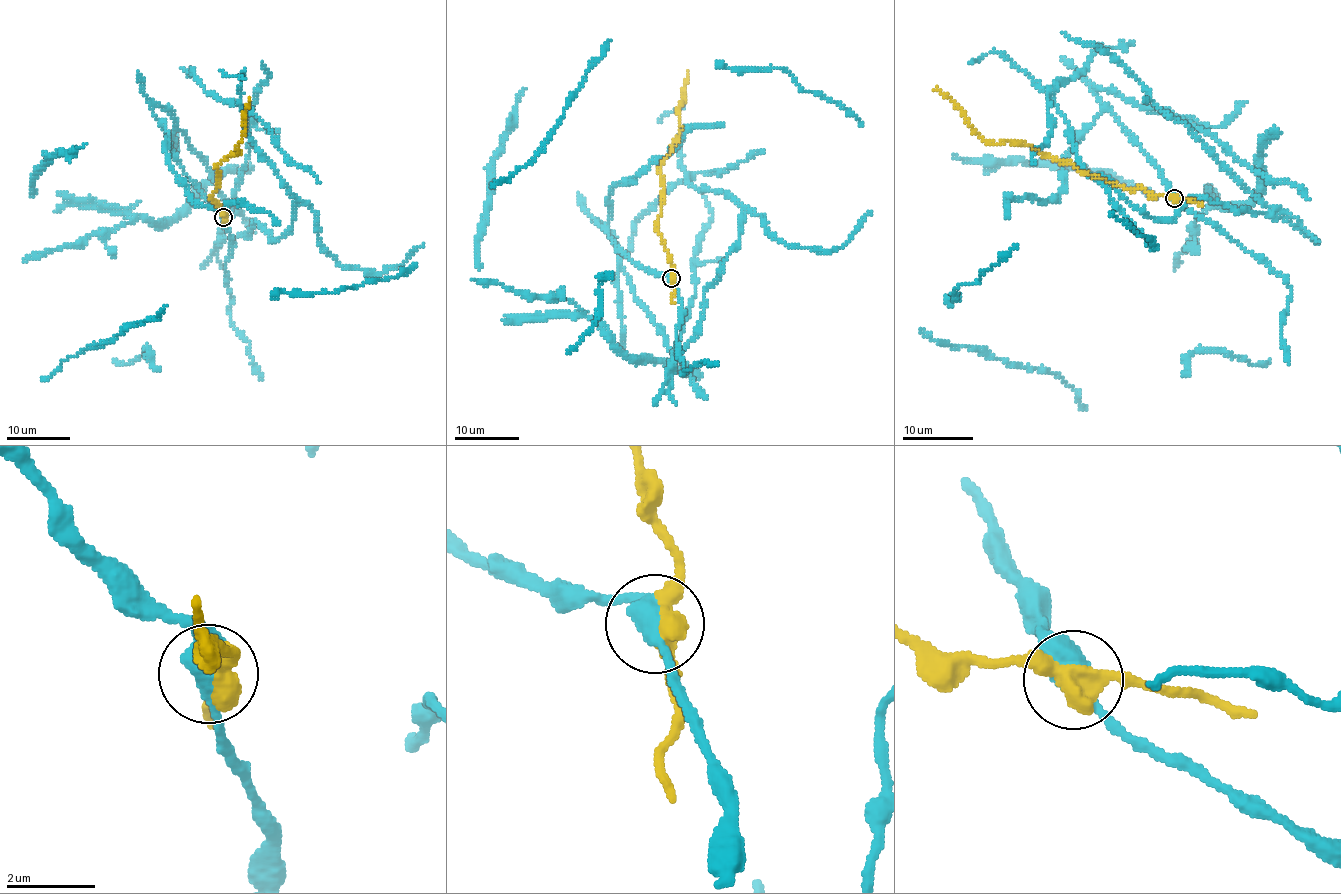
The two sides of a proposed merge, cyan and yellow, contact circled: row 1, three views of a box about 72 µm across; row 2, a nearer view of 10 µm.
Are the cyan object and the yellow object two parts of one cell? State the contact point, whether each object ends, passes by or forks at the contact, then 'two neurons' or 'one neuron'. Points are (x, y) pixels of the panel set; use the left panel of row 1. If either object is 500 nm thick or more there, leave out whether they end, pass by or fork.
at (223, 217); two neurons

